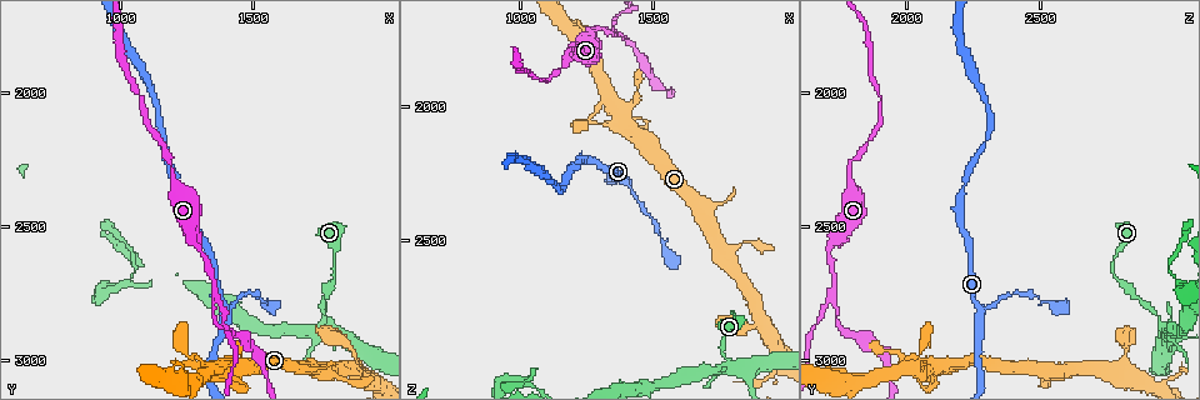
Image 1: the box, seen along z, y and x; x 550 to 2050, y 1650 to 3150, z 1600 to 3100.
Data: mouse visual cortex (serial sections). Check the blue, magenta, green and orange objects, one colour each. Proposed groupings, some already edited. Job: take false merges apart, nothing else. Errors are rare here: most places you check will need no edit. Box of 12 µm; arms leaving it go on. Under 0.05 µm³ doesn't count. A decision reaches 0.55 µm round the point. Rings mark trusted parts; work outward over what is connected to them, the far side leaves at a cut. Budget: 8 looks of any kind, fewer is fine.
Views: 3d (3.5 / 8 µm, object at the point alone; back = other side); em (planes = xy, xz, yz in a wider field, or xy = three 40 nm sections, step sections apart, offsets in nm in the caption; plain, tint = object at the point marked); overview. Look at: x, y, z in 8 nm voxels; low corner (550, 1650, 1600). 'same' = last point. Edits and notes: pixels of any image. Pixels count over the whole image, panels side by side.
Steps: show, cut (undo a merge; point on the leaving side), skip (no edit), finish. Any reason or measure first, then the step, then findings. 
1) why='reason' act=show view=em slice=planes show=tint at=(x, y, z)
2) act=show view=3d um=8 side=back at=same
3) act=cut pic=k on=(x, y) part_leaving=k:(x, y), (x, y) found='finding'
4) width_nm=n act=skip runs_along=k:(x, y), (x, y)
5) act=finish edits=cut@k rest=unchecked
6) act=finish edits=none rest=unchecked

why='sudden change in width' act=show view=3d um=3.5 side=back at=(1190, 2310, 1790)

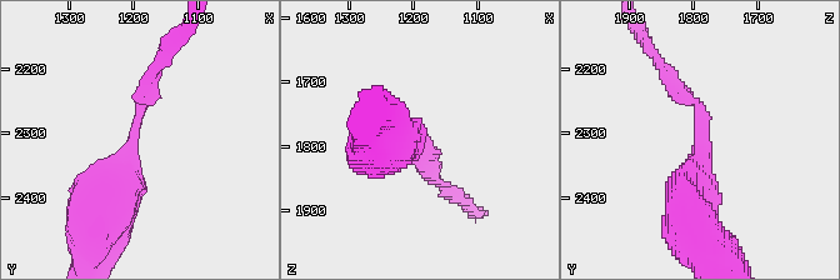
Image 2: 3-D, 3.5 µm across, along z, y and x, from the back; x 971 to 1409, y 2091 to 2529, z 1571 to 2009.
arm_widths_nm=150,450 act=show view=em slice=xy step=1 show=tint at=(1200, 2305, 1795)

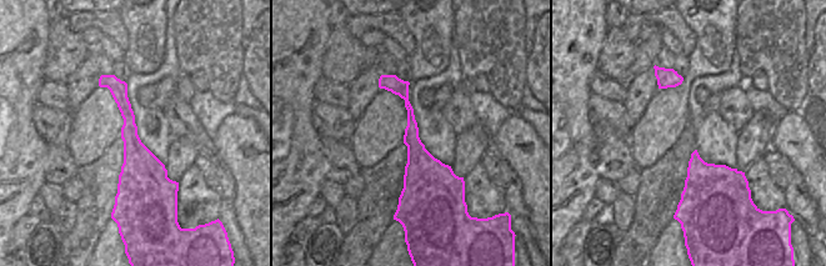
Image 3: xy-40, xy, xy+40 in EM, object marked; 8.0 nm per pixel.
why='cut it another way' act=show view=em slice=xy step=5 show=tint at=same

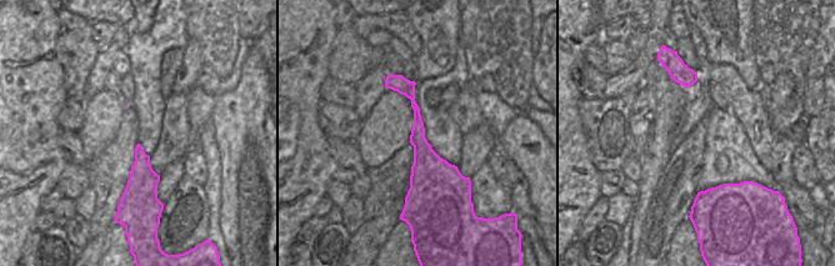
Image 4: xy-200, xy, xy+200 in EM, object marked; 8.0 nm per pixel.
width_nm=240 act=skip runs_along=2:(109, 223), (151, 76) found='all the same cell'

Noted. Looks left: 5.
why='three-way junction' act=show view=3d um=3.5 at=(1370, 2760, 1720)

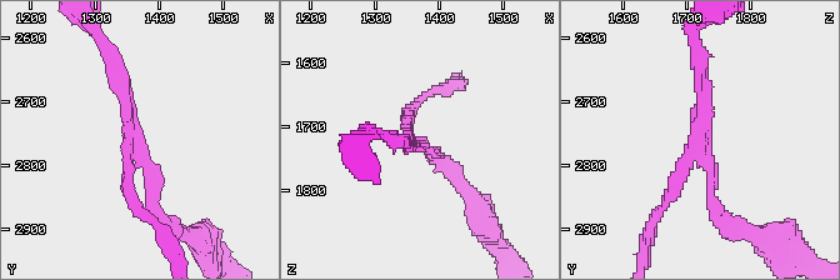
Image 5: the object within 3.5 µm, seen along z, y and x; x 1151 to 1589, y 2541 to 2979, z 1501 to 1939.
why='shape alone is not enough' act=show view=em slice=xy step=1 show=plain at=(1355, 2760, 1725)

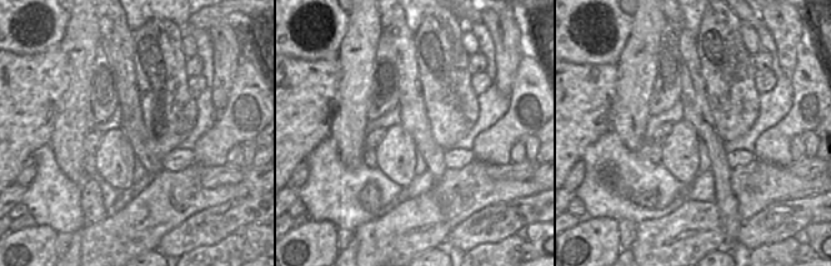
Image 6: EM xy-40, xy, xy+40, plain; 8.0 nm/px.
act=show view=em slice=xy step=1 show=tint at=same

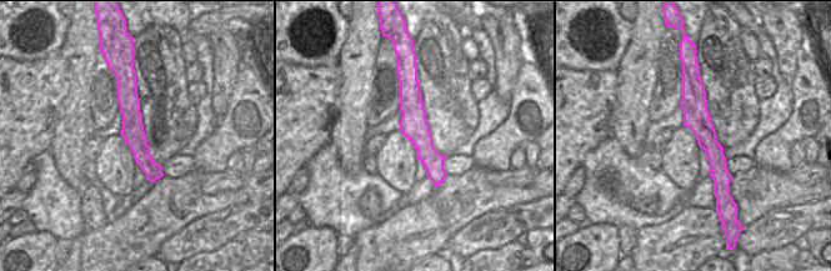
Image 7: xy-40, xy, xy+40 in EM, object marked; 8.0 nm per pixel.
arm_widths_nm=150,150,200 act=cut pic=5 on=(676, 190) found='two cells meet here'

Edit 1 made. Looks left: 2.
act=show view=overview

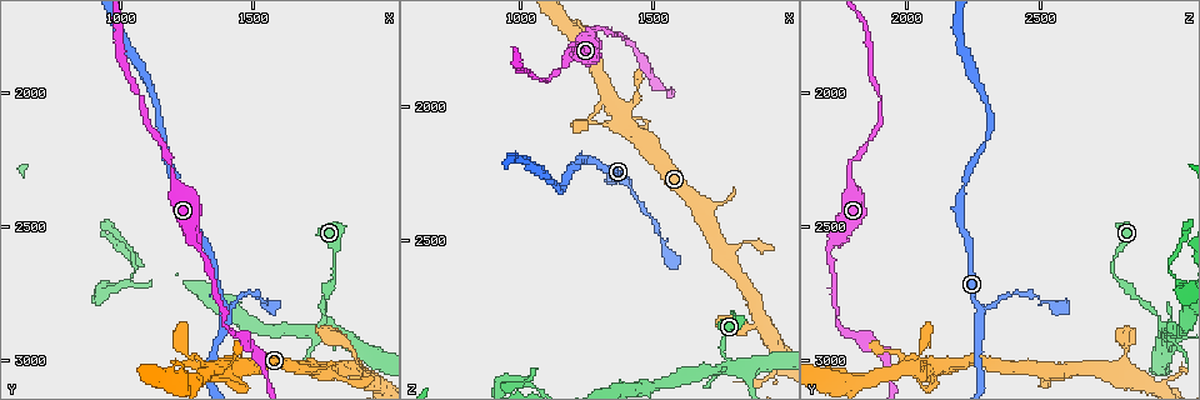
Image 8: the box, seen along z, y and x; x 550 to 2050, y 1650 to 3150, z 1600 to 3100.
why='narrows sharply' act=show view=3d um=3.5 at=(1430, 2780, 2350)

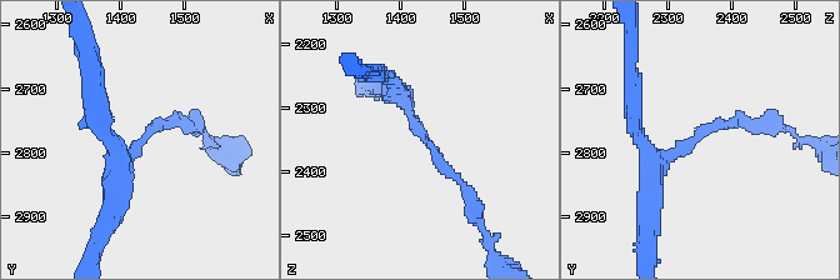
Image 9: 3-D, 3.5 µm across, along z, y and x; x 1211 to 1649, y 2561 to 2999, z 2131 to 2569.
act=skip runs_along=9:(391, 84), (438, 164), (473, 201) found='continuous, no second cell'

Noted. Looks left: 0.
act=finish edits=cut@5 rest=unchecked

